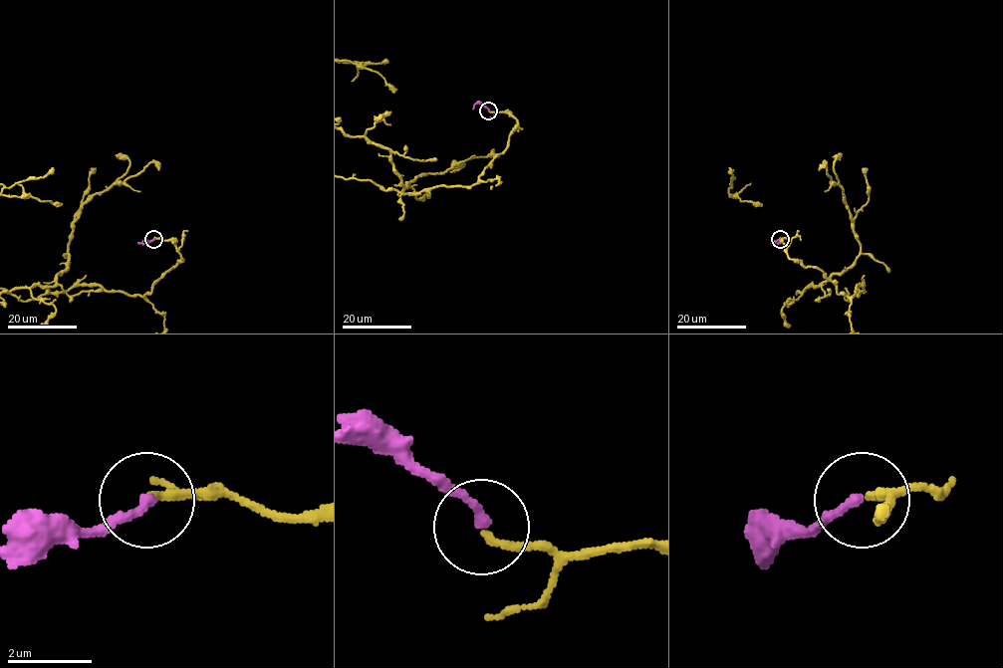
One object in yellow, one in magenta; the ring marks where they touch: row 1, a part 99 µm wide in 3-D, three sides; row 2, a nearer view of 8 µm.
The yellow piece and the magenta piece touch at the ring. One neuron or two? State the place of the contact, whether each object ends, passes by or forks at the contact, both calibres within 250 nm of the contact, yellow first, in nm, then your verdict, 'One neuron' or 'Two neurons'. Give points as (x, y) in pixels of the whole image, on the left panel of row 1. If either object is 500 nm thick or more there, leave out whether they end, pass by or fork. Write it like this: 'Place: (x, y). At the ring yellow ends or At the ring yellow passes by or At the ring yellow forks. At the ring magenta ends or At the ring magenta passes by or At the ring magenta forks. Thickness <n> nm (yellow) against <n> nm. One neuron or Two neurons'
Place: (153, 239). At the ring yellow ends. At the ring magenta ends. Thickness 180 nm (yellow) against 220 nm. One neuron

